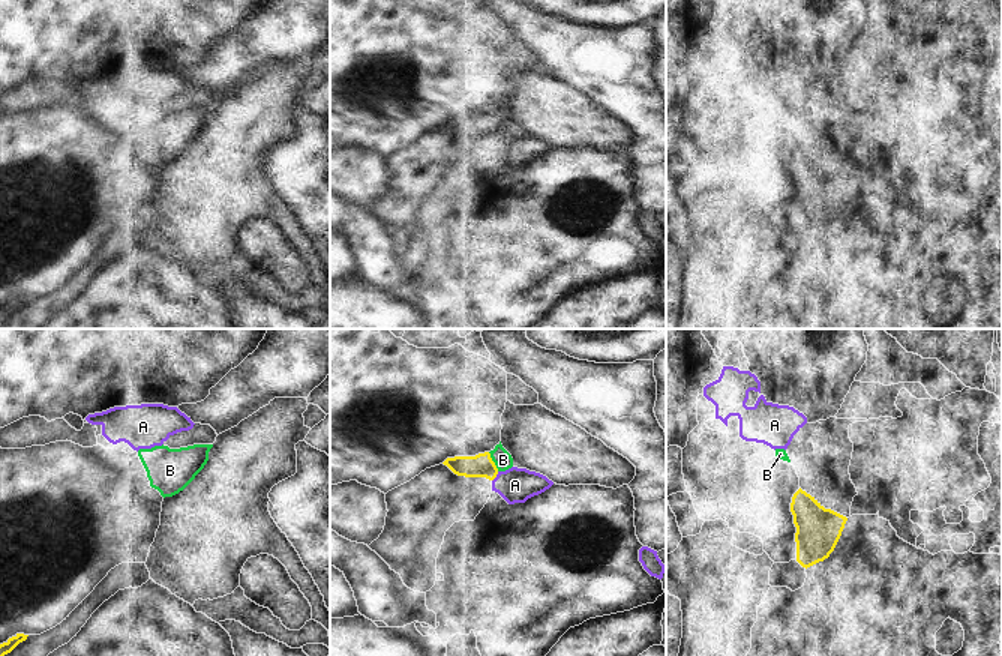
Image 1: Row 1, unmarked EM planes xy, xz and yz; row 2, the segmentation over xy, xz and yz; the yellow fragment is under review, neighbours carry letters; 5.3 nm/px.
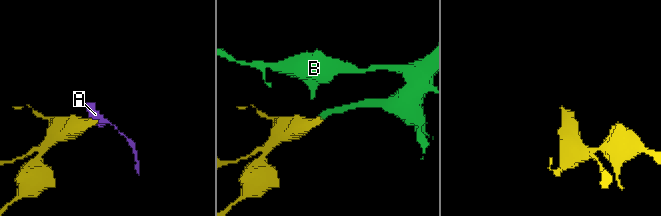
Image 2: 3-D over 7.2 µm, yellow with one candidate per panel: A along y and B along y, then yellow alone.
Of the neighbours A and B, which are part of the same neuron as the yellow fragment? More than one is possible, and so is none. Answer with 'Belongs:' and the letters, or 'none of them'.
Belongs: B

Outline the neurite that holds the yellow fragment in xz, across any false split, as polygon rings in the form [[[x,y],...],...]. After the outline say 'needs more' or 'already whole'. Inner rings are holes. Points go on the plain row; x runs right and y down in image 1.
[[[500,105],[490,116],[478,117],[476,120],[447,122],[442,128],[458,140],[486,141],[494,144],[500,135],[513,131],[513,122]]]; needs more

